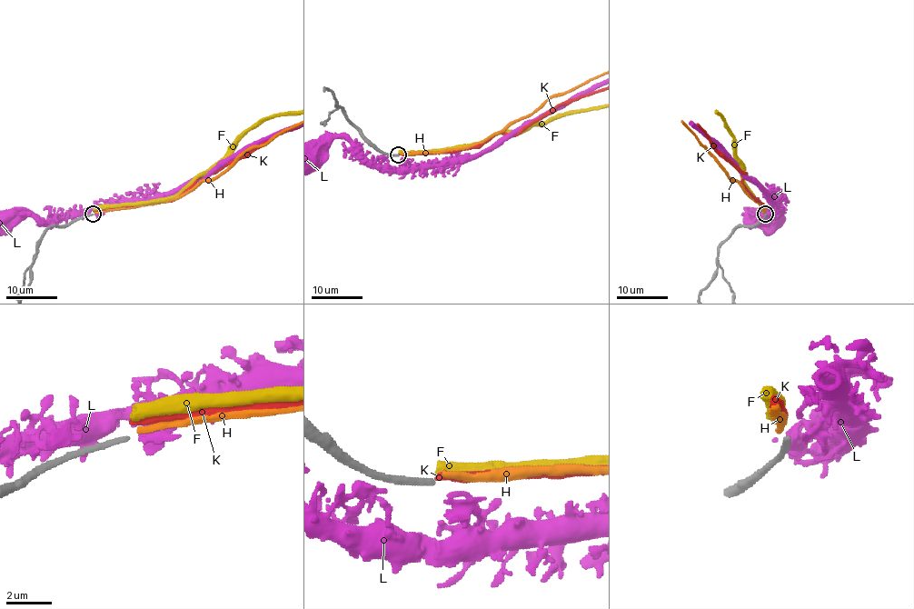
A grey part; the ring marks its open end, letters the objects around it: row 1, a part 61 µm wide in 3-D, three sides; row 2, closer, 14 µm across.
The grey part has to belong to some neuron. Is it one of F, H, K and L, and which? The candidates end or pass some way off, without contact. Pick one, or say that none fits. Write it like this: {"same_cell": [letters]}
{"same_cell": ["H"]}

